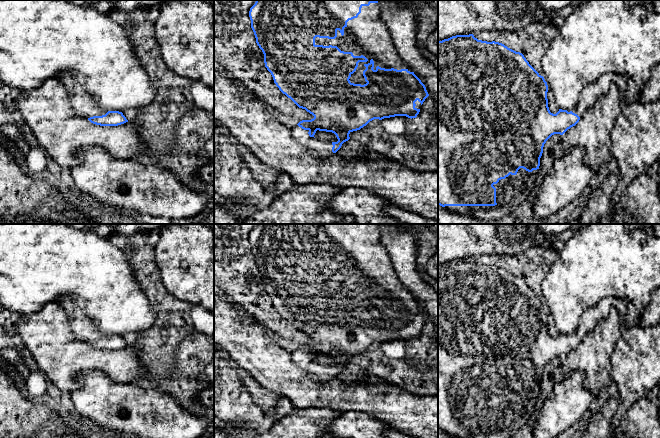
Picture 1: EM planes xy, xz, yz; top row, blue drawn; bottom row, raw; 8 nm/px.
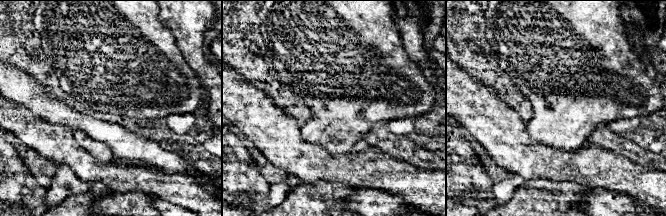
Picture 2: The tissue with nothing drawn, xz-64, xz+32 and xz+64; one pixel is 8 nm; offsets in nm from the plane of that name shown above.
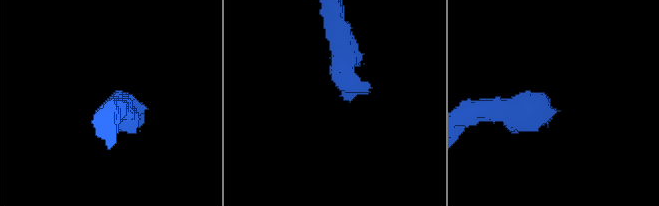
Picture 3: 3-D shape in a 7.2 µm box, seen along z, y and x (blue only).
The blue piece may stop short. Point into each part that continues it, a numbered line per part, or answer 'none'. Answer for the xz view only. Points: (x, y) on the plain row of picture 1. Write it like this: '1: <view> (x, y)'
1: xz (367, 259)
2: xz (323, 372)

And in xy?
1: xy (81, 326)

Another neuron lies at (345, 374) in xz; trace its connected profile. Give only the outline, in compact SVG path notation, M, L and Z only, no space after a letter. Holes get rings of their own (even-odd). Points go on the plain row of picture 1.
M348 365L344 366L341 372L336 377L342 380L360 380L360 381L368 382L370 384L385 382L383 379L371 375L370 373L362 369L359 372L352 373L349 371Z

